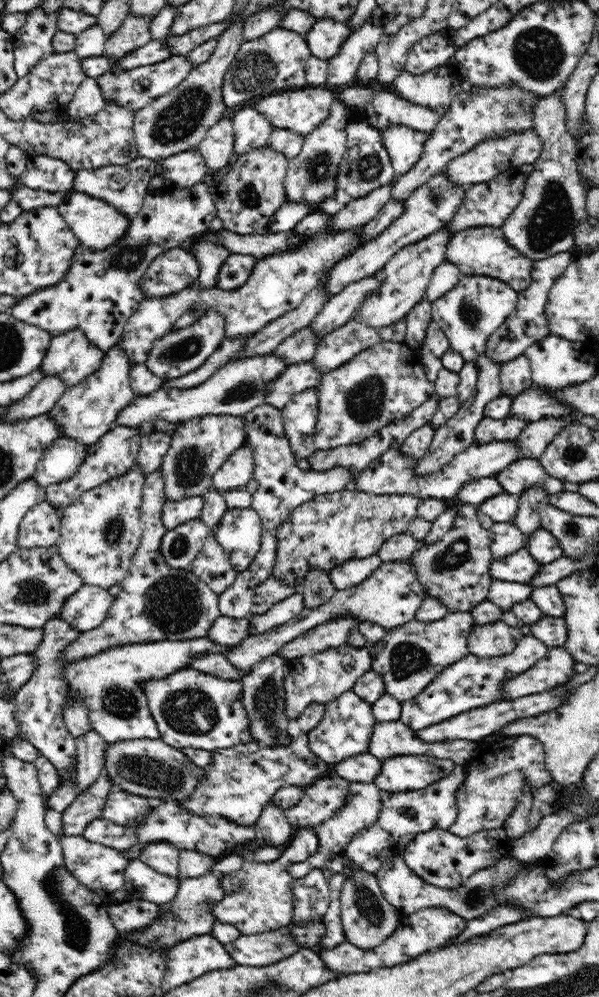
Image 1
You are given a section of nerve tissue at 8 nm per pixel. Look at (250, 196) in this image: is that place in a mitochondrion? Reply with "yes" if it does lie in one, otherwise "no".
yes

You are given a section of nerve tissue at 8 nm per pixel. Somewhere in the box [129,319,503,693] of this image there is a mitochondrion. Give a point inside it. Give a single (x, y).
(173, 604)

